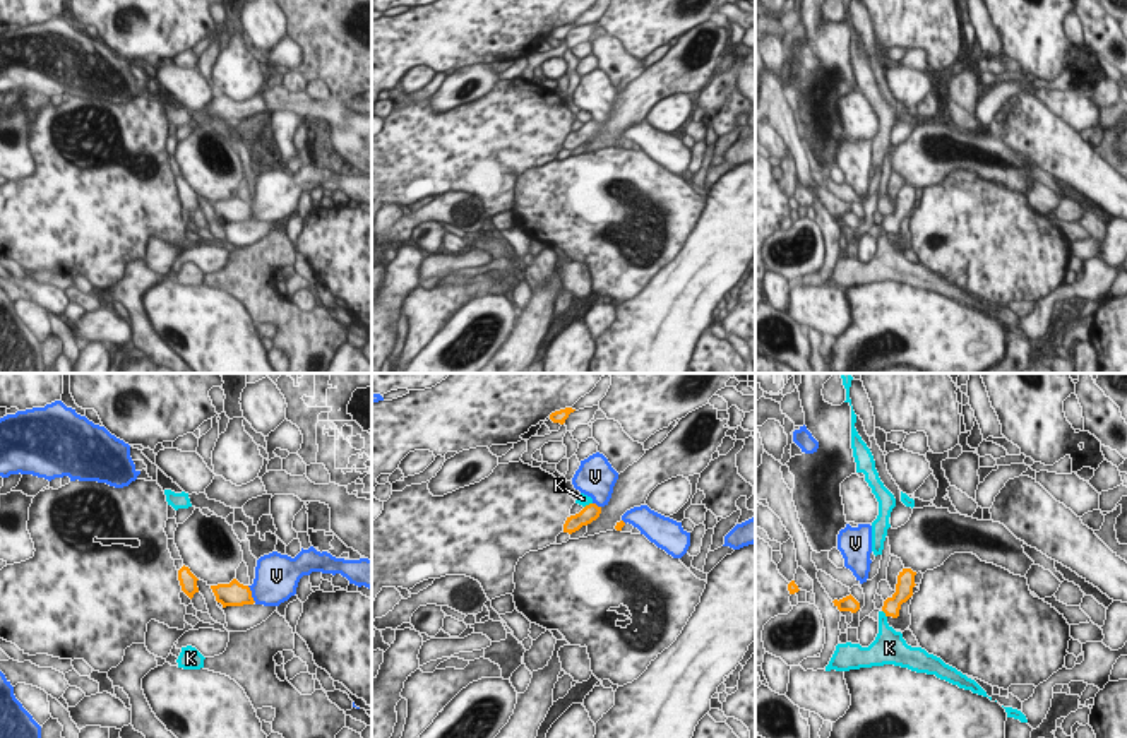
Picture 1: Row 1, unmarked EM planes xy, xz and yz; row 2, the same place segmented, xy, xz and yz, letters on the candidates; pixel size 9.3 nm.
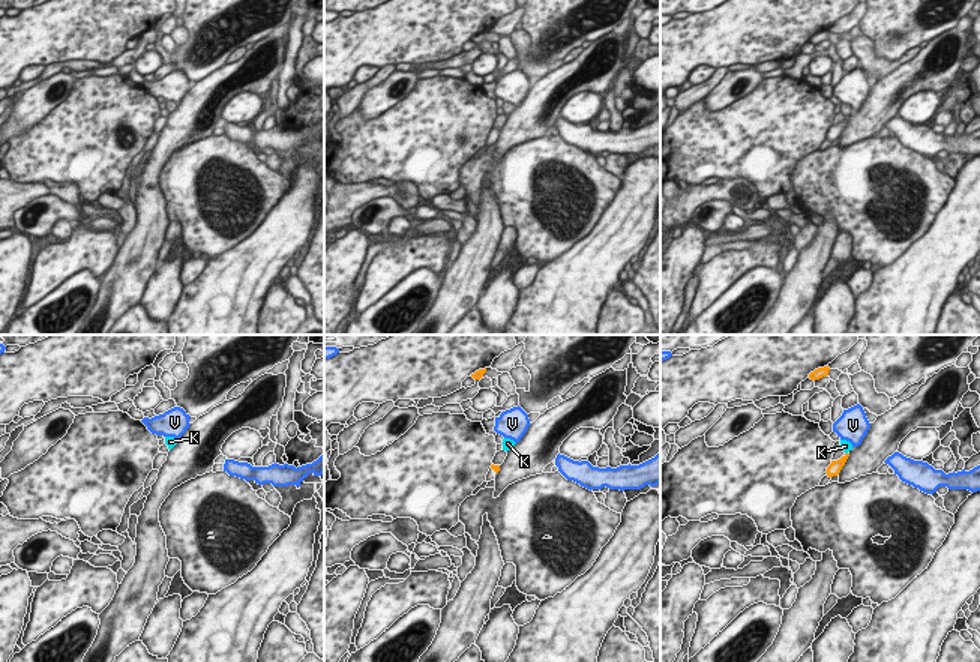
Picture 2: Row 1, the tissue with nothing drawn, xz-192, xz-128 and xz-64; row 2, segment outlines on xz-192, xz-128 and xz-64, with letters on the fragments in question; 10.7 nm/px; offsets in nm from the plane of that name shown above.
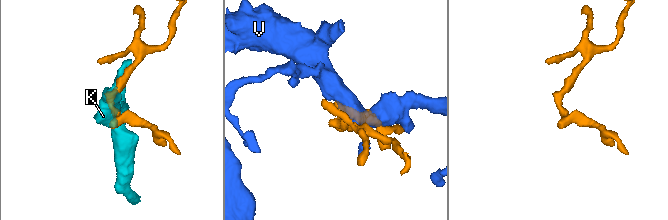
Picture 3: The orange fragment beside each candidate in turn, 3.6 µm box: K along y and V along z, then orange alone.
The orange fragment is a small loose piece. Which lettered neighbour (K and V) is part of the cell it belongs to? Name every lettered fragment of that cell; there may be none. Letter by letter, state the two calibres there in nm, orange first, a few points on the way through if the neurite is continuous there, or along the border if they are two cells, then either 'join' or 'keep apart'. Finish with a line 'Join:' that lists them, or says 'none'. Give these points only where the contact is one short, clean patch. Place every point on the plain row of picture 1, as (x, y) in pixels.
K: 160/200 nm | along yz (882, 226), (886, 233) | keep apart
V: 220/380 nm | keep apart
Join: none

